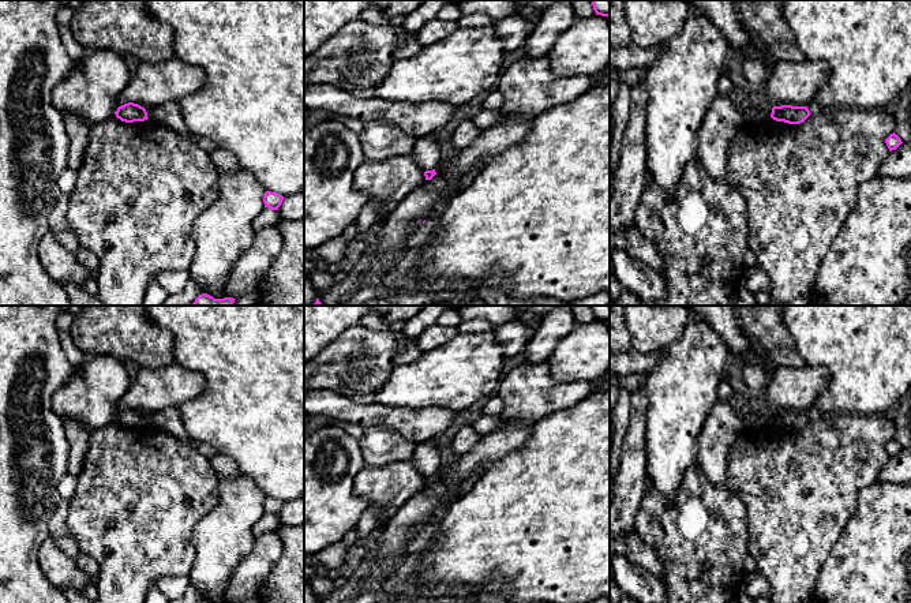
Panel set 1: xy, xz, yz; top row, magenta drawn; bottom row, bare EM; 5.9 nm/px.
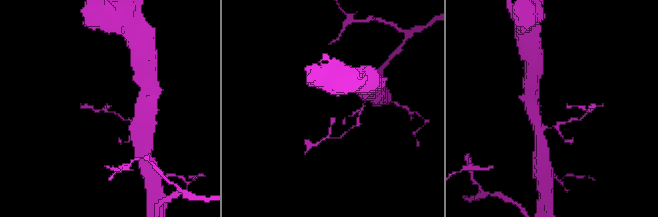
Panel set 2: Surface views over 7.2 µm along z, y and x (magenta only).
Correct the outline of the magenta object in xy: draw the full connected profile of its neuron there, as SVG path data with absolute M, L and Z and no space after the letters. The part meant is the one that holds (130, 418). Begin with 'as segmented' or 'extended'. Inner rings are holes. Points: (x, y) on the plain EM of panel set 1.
as segmented; M128 408L117 413L116 423L125 428L145 427L147 426L147 417L143 412Z

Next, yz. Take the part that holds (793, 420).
as segmented; M781 411L781 412L772 413L771 423L776 427L784 427L788 430L801 430L810 420L811 419L807 415L807 412Z

